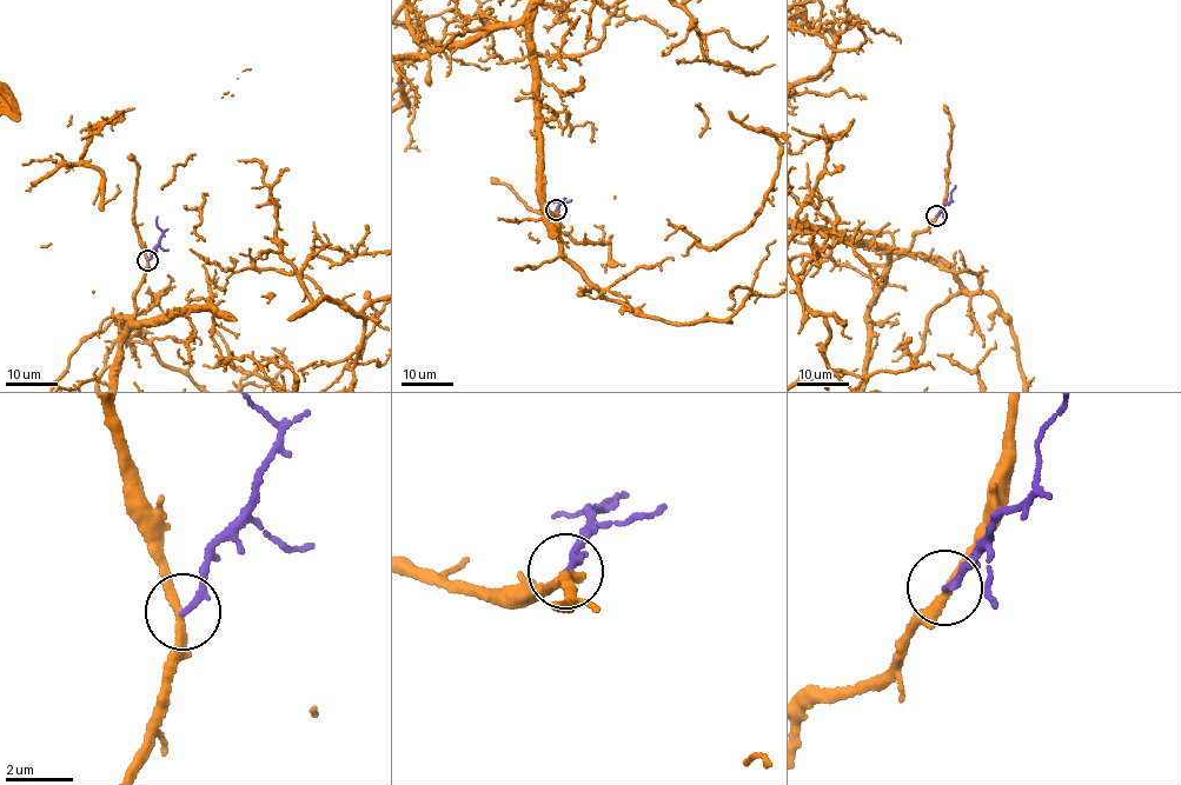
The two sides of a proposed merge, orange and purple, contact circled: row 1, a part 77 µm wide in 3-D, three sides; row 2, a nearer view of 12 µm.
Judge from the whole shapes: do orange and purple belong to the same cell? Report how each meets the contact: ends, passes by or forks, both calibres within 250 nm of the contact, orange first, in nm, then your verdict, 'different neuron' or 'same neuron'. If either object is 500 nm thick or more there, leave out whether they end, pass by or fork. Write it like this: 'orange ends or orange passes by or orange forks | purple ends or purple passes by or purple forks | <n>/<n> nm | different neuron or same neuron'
orange passes by | purple ends | 240/200 nm | different neuron

